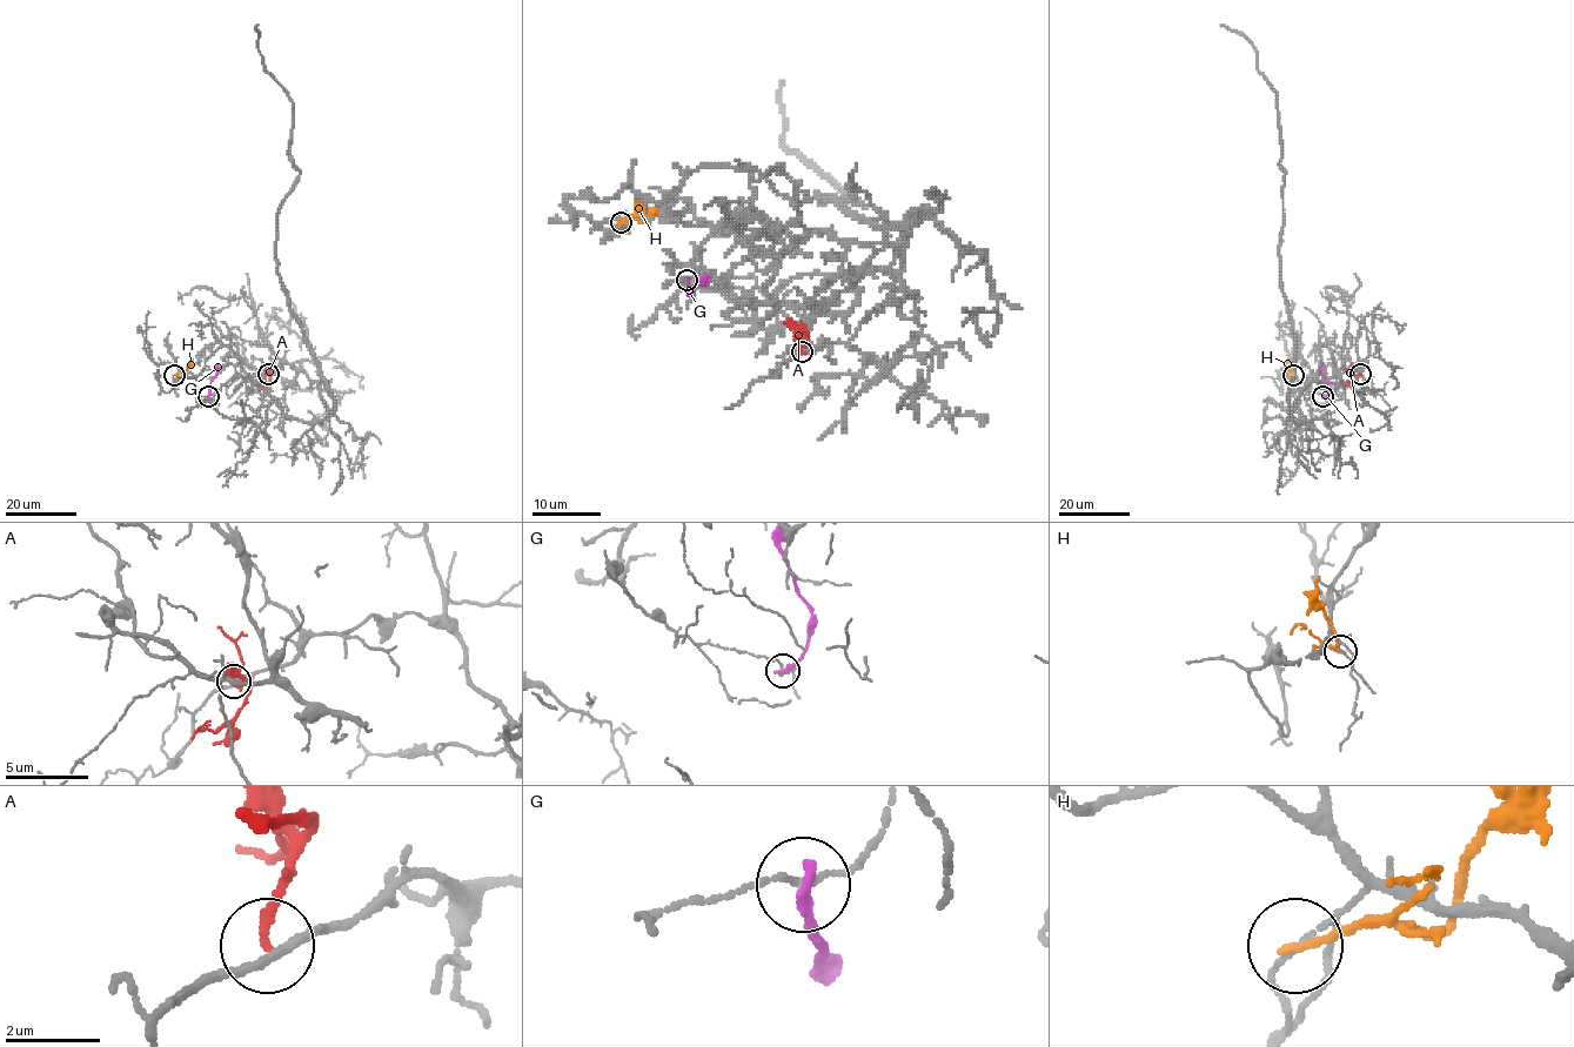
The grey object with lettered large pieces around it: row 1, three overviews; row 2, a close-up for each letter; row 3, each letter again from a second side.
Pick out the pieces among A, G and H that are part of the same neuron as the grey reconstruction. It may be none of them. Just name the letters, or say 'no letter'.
no letter

